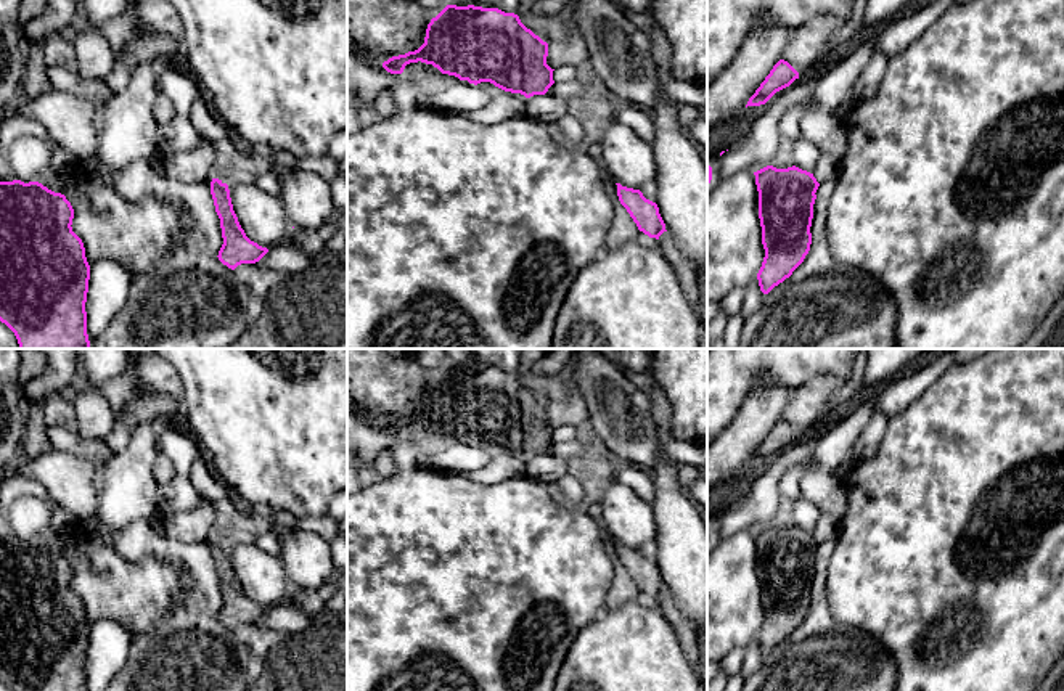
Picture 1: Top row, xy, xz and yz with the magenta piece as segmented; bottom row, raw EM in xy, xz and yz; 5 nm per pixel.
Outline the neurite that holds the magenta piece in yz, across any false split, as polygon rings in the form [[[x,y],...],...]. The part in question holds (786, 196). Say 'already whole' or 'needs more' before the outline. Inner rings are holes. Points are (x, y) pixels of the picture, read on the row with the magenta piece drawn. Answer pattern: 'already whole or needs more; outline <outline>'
already whole; outline [[[767,166],[757,172],[759,219],[765,257],[757,273],[768,294],[804,262],[812,244],[812,219],[820,183],[813,174],[796,166]]]

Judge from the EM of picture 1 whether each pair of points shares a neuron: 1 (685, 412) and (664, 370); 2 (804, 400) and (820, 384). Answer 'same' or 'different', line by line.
1: same
2: same

